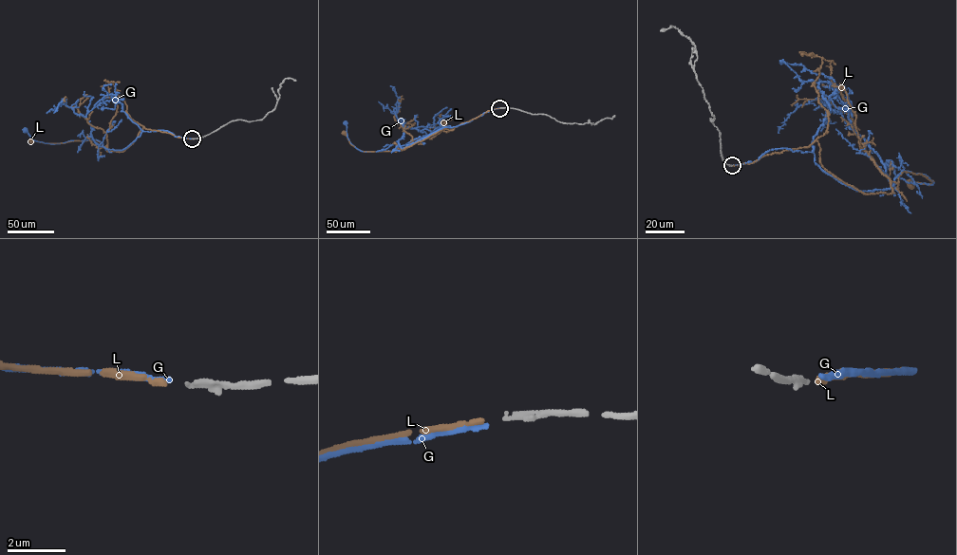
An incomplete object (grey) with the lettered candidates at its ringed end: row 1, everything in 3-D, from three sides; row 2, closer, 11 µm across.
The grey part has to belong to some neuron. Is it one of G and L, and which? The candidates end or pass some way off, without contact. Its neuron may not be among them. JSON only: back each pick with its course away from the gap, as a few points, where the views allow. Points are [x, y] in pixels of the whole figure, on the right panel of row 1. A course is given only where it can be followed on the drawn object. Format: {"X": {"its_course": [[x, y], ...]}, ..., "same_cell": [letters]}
{"L": {"its_course": [[732, 165], [816, 140], [821, 166], [864, 194], [890, 194], [903, 171], [933, 181], [911, 183]]}, "same_cell": ["L"]}

